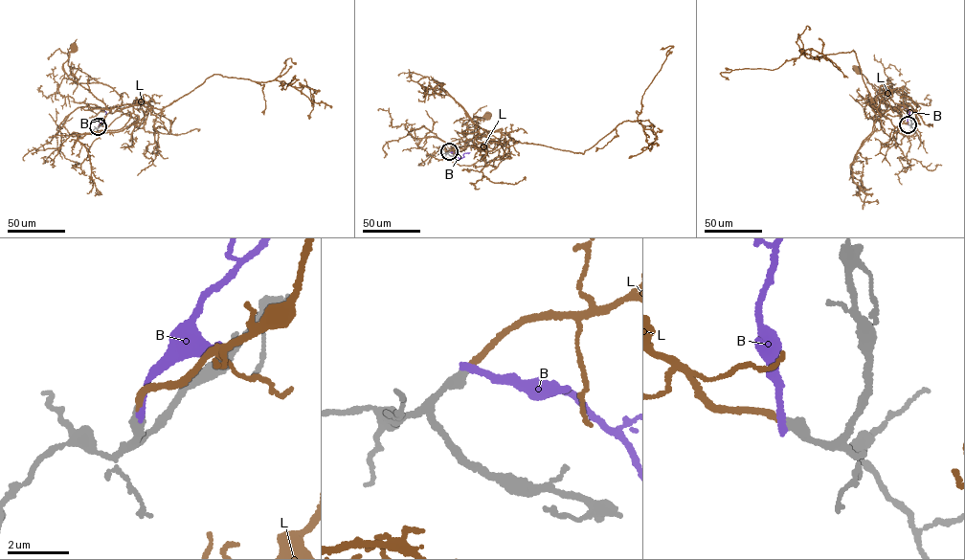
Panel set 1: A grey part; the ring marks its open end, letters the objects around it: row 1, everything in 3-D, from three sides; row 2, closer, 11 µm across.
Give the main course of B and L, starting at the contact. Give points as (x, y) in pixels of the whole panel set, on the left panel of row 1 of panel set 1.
B: (98, 127), (105, 116), (105, 103)
L: (98, 127), (111, 108), (116, 107), (111, 113), (105, 104), (67, 75), (63, 63), (74, 48)

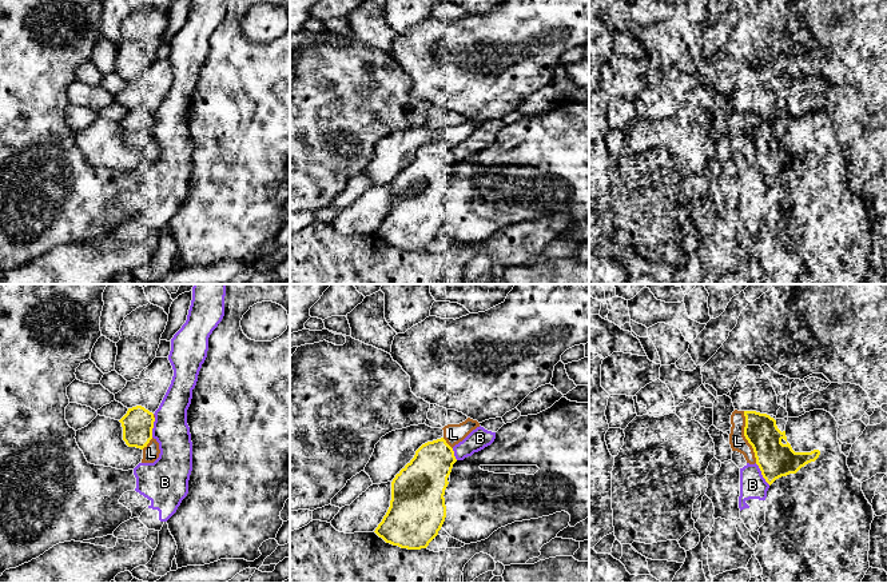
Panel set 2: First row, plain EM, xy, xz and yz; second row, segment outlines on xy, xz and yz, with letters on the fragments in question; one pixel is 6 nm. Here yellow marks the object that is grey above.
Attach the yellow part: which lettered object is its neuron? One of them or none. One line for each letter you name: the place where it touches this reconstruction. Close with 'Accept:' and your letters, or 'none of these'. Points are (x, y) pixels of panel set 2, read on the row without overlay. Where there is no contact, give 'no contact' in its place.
L: meets yellow in yz at (744, 136)
Accept: L

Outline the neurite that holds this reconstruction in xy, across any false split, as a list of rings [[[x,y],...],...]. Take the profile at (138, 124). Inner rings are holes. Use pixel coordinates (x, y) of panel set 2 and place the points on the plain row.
[[[142,107],[128,109],[119,121],[123,128],[123,141],[128,148],[143,152],[142,164],[154,164],[160,155],[159,144],[152,139],[155,116]]]

